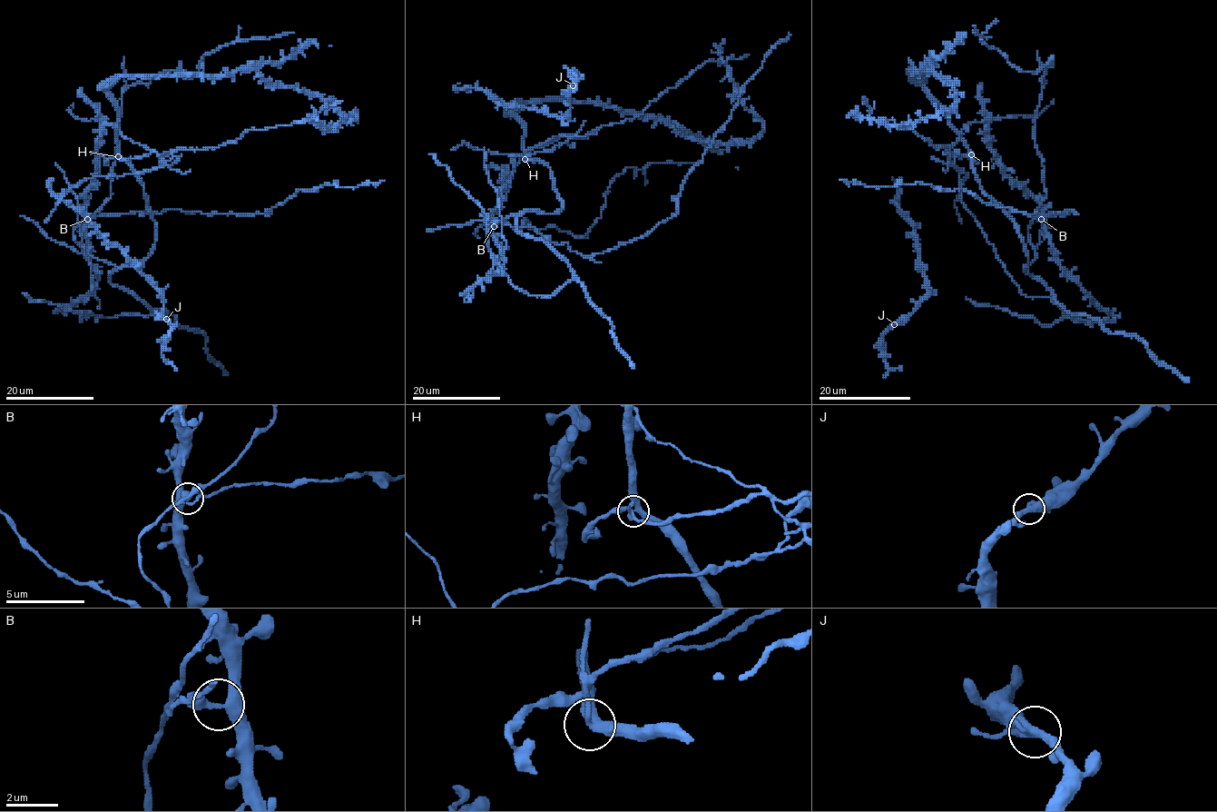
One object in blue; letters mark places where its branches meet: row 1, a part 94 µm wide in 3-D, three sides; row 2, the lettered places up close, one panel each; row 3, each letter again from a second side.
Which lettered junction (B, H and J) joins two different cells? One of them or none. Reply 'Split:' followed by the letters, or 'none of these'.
Split: H

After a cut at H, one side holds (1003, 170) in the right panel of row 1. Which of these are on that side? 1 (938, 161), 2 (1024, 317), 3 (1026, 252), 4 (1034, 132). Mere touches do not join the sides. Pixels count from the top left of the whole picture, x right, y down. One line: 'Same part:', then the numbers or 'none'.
Same part: 2, 3, 4

